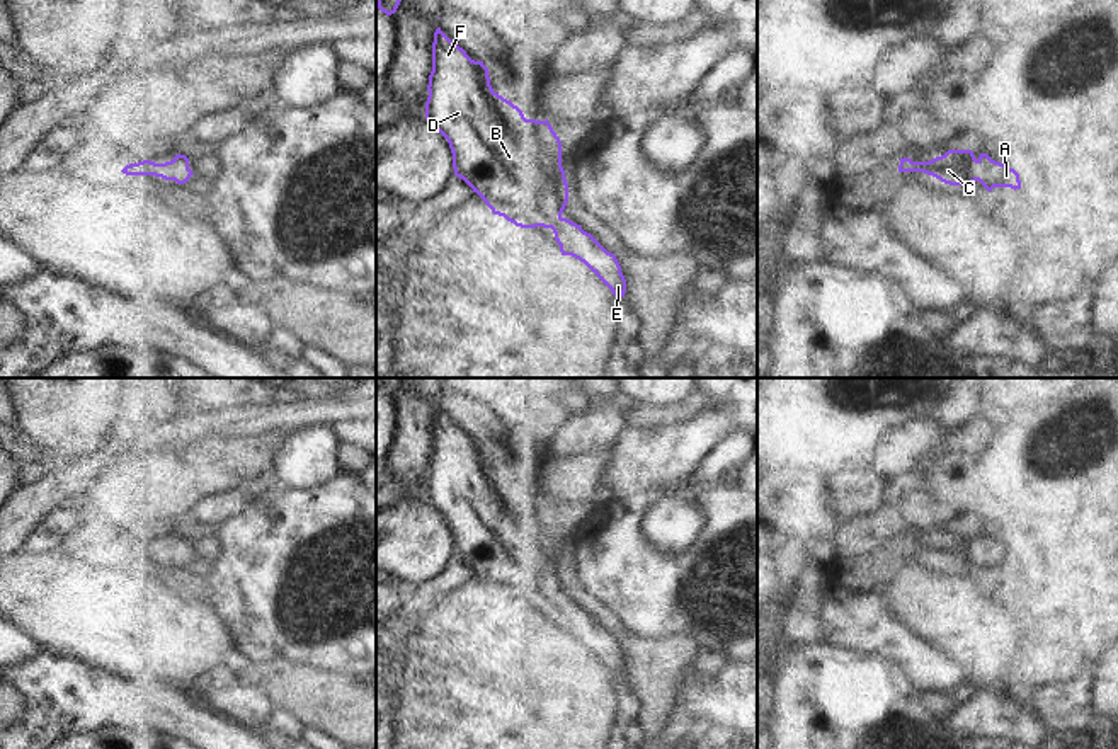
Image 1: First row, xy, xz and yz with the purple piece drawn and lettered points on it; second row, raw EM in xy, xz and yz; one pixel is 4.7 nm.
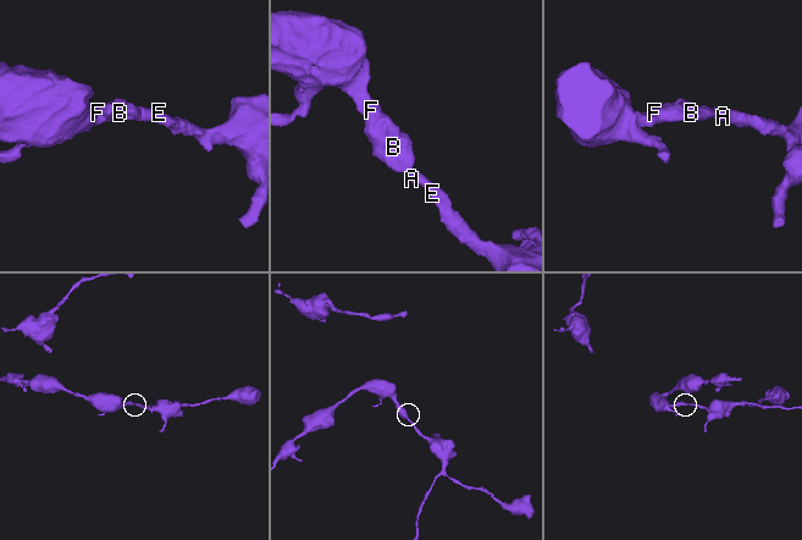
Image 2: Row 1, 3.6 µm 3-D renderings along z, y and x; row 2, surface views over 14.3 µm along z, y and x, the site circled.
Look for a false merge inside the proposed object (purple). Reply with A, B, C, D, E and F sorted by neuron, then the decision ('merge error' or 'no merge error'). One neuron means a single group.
A B C D E F; no merge error

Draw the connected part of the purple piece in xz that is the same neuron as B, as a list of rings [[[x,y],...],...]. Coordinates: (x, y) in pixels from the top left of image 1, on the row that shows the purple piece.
[[[441,27],[434,32],[425,119],[448,140],[454,175],[476,192],[493,214],[521,228],[551,228],[562,255],[584,262],[614,296],[623,296],[626,279],[614,254],[580,225],[562,216],[568,184],[562,167],[562,141],[546,121],[526,119],[522,111],[499,95],[483,61],[471,60]]]

